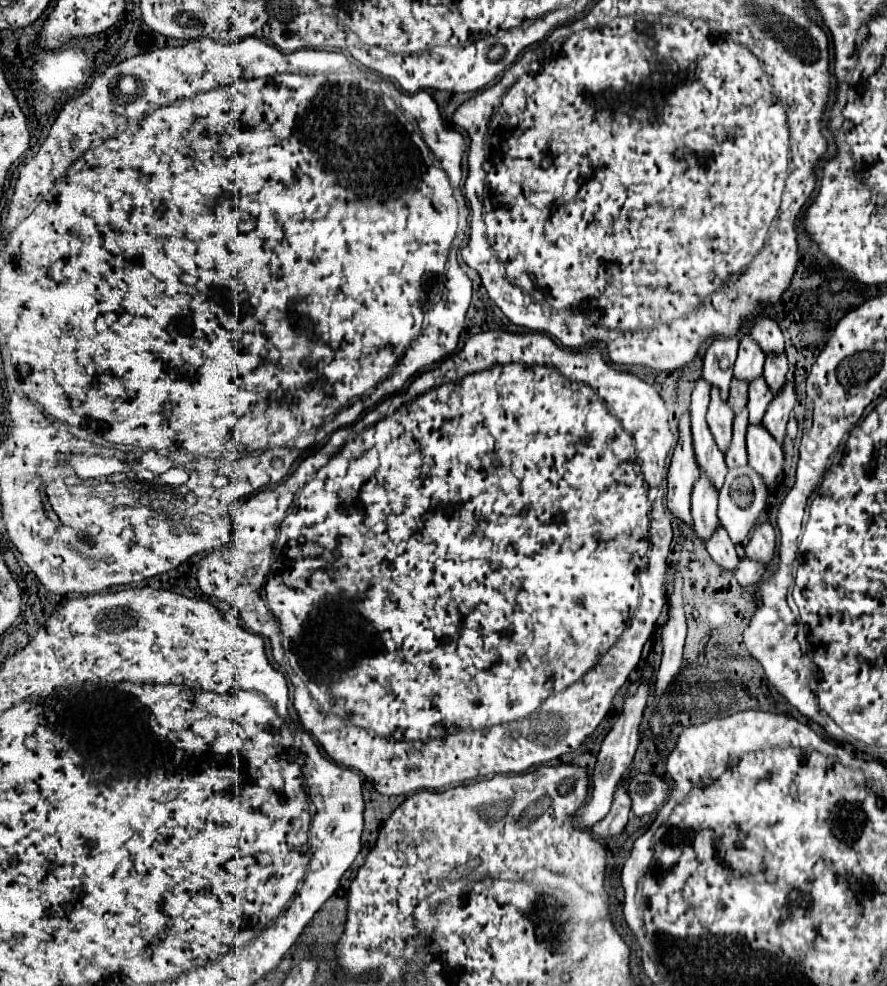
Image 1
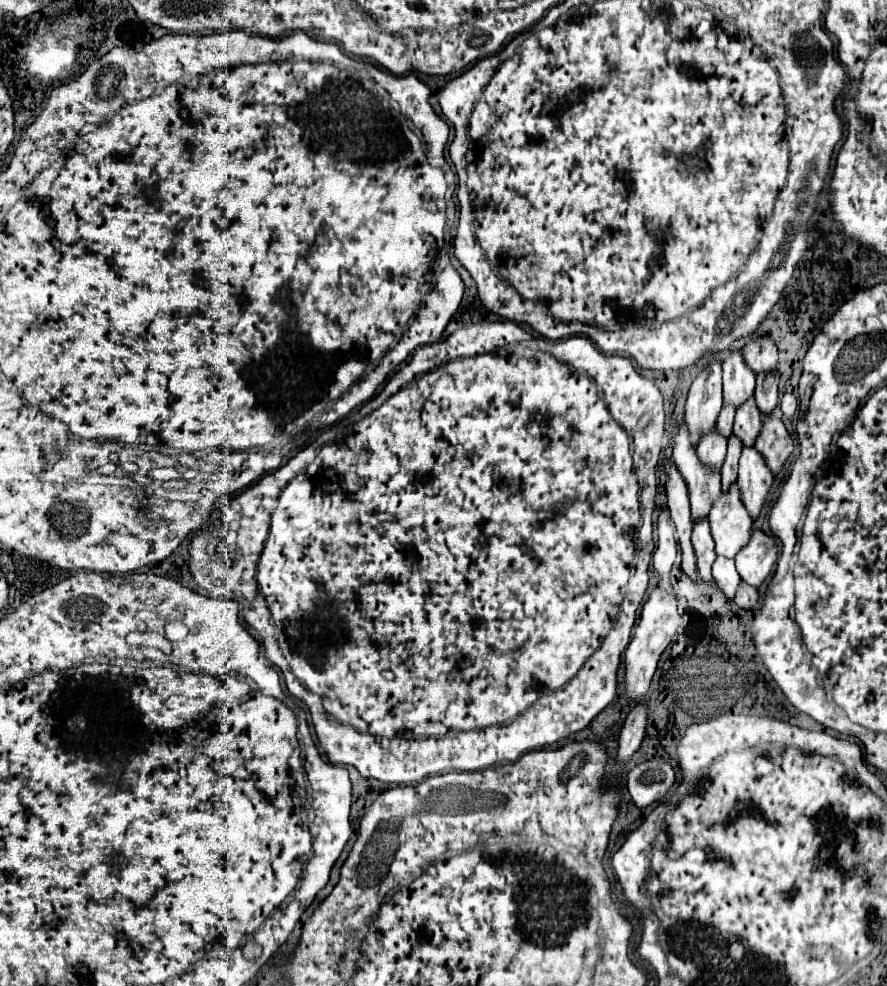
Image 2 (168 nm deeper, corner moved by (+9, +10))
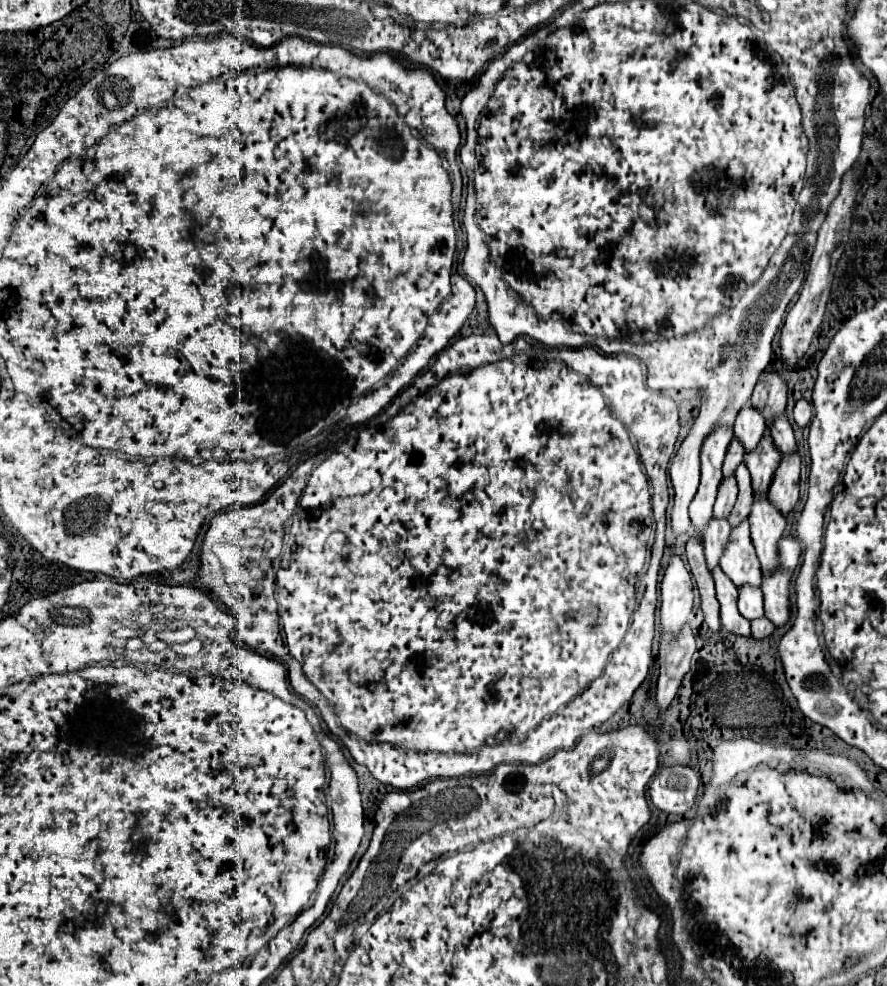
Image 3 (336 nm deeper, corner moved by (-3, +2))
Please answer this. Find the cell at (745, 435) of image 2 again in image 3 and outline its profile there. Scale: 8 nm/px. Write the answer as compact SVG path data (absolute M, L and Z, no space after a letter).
M771 437L761 439L759 447L755 451L751 451L751 455L745 455L745 465L751 473L755 495L759 495L759 497L767 495L775 469L779 467L779 461L781 461L781 455Z

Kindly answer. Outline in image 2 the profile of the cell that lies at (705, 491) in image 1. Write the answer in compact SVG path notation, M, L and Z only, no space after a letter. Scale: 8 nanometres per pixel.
M699 517L699 519L693 521L693 547L695 547L695 555L697 555L699 577L705 583L713 583L711 565L713 565L717 555L715 555L715 543L713 543L713 537L711 537L707 517Z

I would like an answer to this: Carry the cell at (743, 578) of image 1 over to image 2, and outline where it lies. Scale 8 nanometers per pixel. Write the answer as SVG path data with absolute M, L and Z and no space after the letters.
M741 581L739 589L735 593L735 603L739 607L743 607L743 609L755 609L755 605L757 605L757 591L755 591L755 587L751 587L745 581Z

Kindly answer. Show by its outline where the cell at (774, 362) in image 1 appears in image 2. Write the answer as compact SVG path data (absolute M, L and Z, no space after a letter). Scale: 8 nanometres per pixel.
M779 369L769 373L757 375L757 387L755 387L755 401L763 415L773 413L777 407L777 385L779 385Z

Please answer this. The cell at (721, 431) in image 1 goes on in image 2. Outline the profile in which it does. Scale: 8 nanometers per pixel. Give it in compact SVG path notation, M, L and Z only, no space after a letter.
M711 429L707 435L703 435L699 441L699 447L697 447L697 455L699 455L701 463L711 465L717 471L721 469L725 451L727 451L727 439L723 435L719 435L717 429Z

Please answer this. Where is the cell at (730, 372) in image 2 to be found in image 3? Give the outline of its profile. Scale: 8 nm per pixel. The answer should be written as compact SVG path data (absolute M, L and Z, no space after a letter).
M745 407L743 411L739 411L733 433L735 439L739 439L739 443L743 445L745 453L753 451L763 437L763 419L759 419L759 411L755 411L753 407Z

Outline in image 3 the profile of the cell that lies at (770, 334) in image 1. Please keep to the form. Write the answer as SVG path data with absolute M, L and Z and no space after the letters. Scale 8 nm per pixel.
M765 371L759 383L755 385L751 405L761 411L765 425L769 427L777 415L785 413L787 403L787 385L777 375L777 371Z

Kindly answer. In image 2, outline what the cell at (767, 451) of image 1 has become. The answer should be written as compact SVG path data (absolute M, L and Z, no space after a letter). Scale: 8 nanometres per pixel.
M743 447L739 459L739 477L737 483L743 491L743 503L753 519L757 519L763 501L773 483L773 473L767 467L763 455L755 447Z

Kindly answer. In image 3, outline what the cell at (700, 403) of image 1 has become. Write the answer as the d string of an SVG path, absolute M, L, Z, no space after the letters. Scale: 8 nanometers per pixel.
M711 519L705 537L703 537L703 547L705 547L705 557L707 557L707 567L713 573L713 569L719 567L719 559L725 551L725 543L729 541L731 527L723 519Z

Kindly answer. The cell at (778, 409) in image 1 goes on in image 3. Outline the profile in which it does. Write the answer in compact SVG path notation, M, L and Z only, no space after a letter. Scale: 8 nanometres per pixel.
M799 453L783 455L781 465L777 467L773 483L769 487L771 505L783 517L787 517L799 501L799 463L801 463Z

